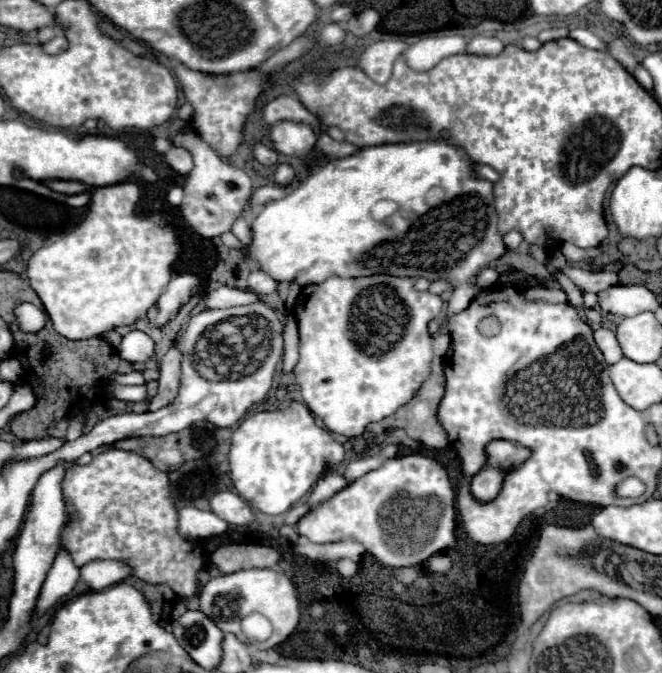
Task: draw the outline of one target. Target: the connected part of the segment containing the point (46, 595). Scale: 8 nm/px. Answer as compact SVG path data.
M59 549L57 559L55 559L53 567L49 569L47 579L43 583L35 615L41 617L61 597L69 595L73 591L73 587L77 585L77 581L79 581L79 567L73 565L73 561L71 561L71 557L69 557L69 553L65 549Z

